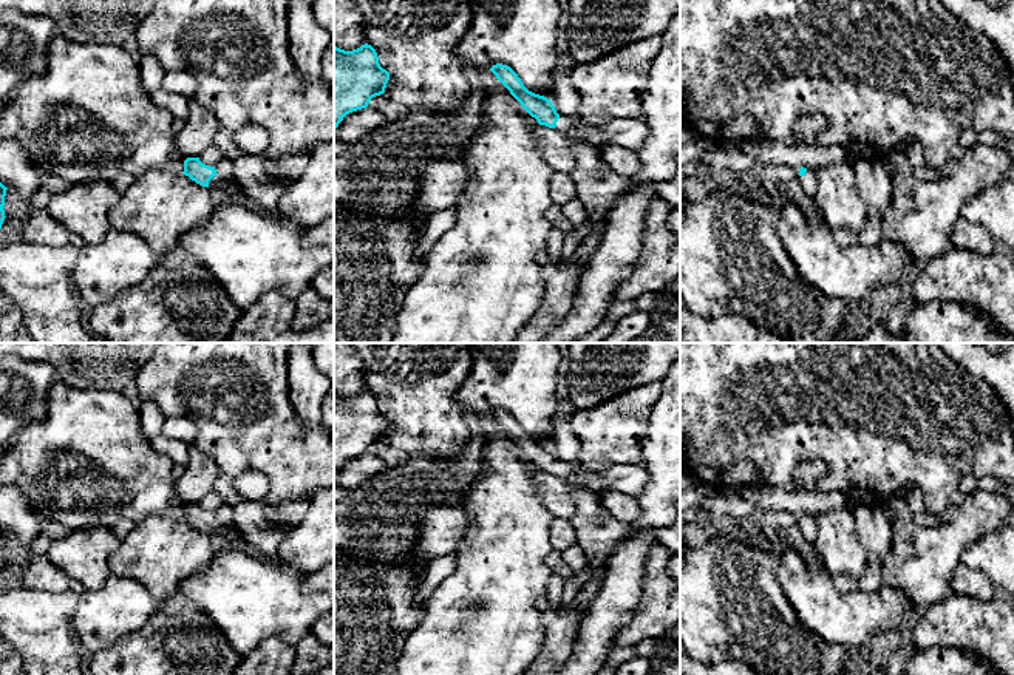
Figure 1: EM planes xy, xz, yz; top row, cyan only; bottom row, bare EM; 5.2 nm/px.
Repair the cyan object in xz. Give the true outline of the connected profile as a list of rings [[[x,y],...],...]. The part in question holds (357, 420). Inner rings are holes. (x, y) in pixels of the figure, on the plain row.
[[[365,389],[357,395],[345,397],[334,392],[334,474],[352,457],[366,454],[369,446],[385,439],[390,419],[379,409],[376,395]]]

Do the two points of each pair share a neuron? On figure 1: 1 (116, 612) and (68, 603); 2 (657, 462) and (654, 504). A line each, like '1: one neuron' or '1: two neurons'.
1: two neurons
2: one neuron

